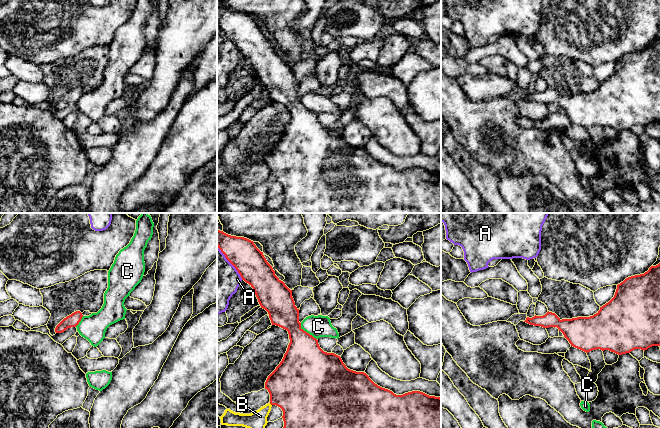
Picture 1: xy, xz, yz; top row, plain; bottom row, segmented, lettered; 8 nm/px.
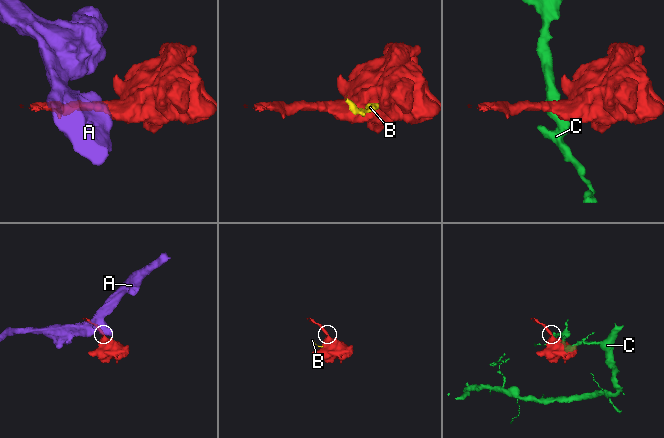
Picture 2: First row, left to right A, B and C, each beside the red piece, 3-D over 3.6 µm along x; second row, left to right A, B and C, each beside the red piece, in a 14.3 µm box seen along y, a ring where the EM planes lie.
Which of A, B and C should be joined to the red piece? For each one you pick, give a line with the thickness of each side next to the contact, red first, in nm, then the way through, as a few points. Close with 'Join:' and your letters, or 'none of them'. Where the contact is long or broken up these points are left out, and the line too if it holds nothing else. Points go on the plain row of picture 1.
Join: none of them

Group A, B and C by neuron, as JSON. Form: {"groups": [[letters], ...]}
{"groups": [["A"], ["B"], ["C"]]}

